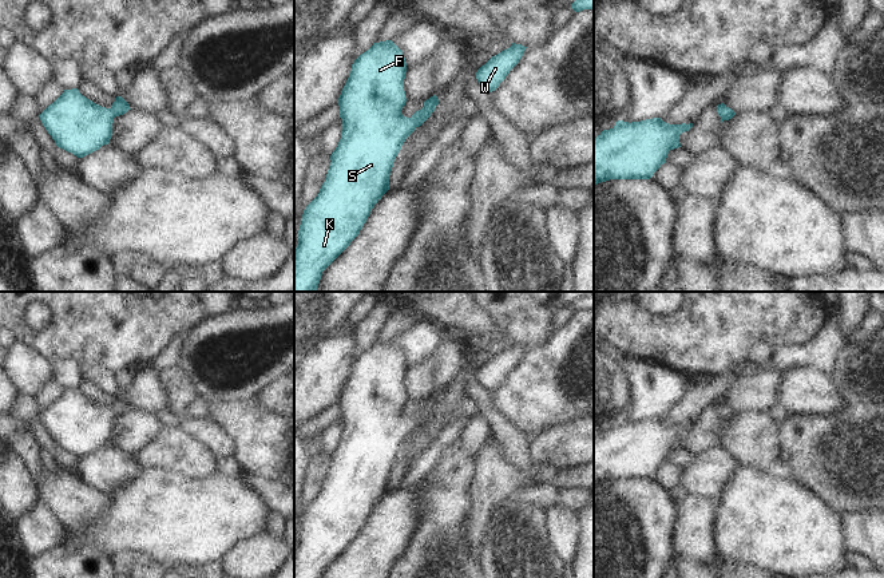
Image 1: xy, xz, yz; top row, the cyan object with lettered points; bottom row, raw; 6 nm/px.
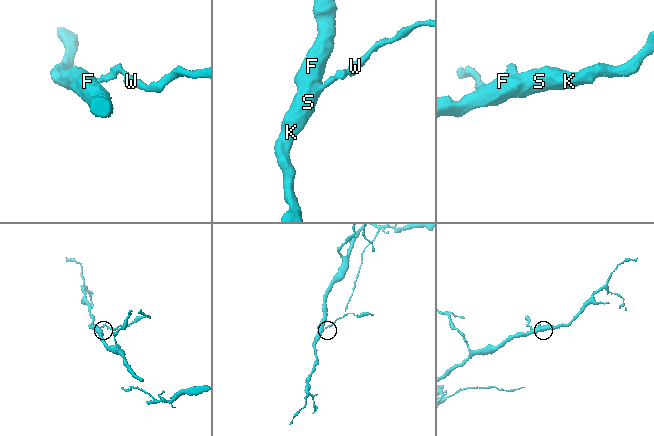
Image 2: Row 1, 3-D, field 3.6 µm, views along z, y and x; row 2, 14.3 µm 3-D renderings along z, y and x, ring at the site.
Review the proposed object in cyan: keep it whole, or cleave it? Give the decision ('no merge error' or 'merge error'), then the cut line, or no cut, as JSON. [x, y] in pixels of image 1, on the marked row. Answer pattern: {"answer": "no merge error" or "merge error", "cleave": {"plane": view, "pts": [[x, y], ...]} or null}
{"answer": "no merge error", "cleave": null}

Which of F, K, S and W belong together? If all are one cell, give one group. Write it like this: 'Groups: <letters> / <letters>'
Groups: F K S W.

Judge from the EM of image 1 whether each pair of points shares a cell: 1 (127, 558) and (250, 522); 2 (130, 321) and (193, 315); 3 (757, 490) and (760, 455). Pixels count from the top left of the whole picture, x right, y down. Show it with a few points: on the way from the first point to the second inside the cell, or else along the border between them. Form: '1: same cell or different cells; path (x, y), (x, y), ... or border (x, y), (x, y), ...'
1: different cells; border (113, 554), (121, 551), (143, 553), (162, 563)
2: same cell; path (146, 321), (177, 315)
3: different cells; border (738, 464), (746, 464), (764, 471), (777, 471)

